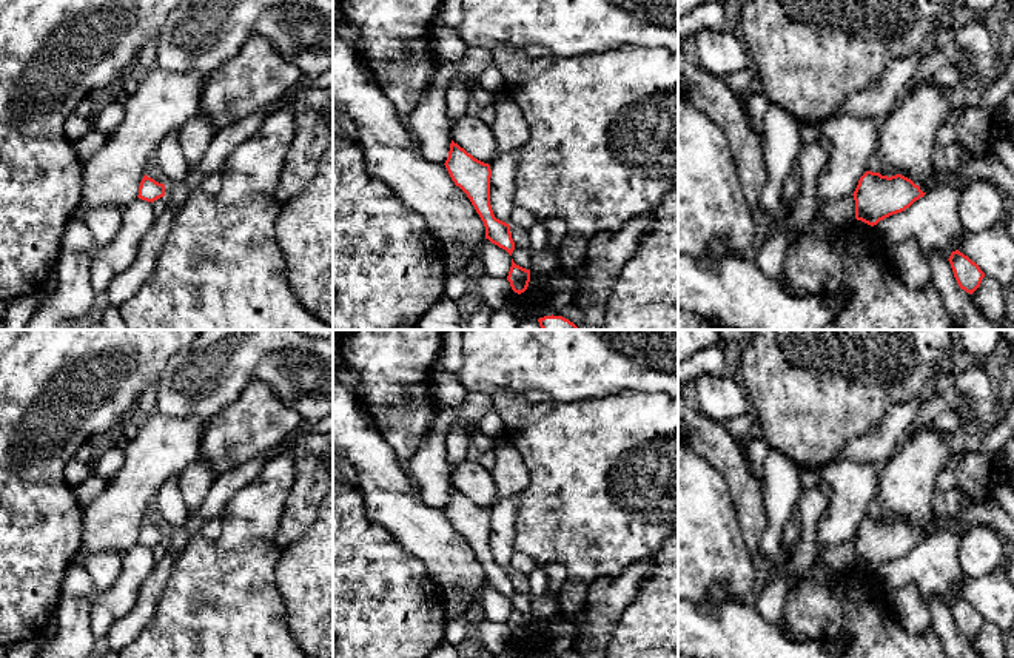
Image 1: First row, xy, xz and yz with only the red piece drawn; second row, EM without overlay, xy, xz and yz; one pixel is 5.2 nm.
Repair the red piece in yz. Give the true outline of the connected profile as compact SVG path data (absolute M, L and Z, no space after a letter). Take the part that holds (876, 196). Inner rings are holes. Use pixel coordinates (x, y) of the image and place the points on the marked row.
M866 171L852 194L855 219L874 227L880 220L905 211L925 194L918 185L902 174L888 177Z

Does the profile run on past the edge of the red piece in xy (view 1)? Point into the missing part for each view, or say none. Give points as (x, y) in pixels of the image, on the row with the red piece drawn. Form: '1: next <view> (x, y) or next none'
1: next none

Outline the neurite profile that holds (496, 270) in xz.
M485 239L479 248L479 267L493 277L507 277L512 267L512 256Z

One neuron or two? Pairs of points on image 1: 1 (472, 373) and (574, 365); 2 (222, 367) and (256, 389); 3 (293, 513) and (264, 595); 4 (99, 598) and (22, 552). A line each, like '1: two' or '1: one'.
1: one
2: two
3: two
4: two

